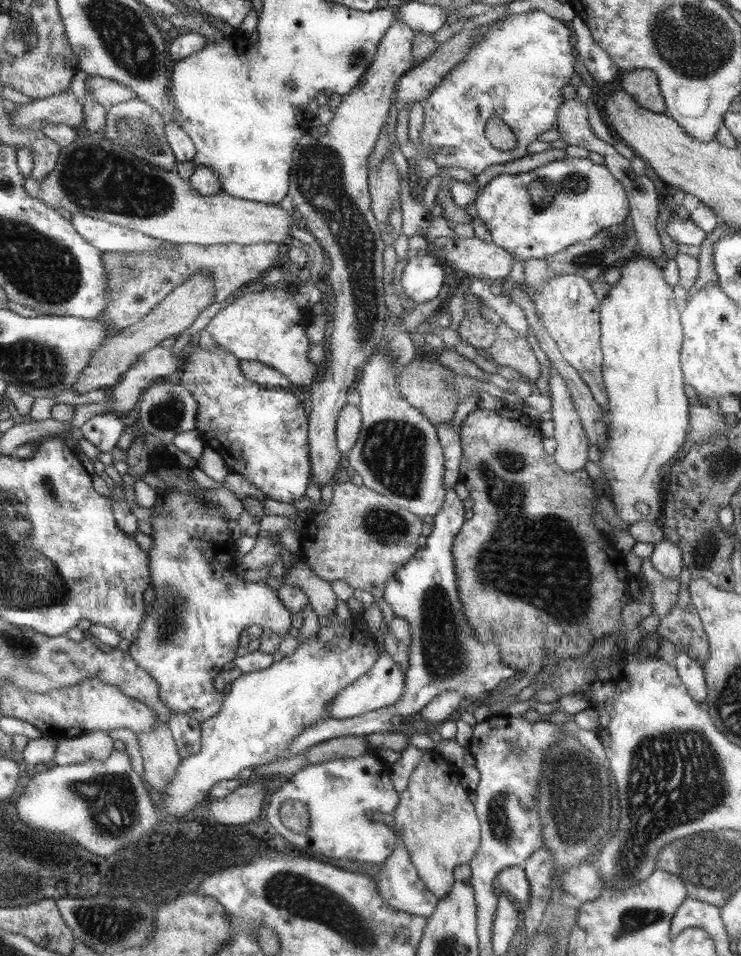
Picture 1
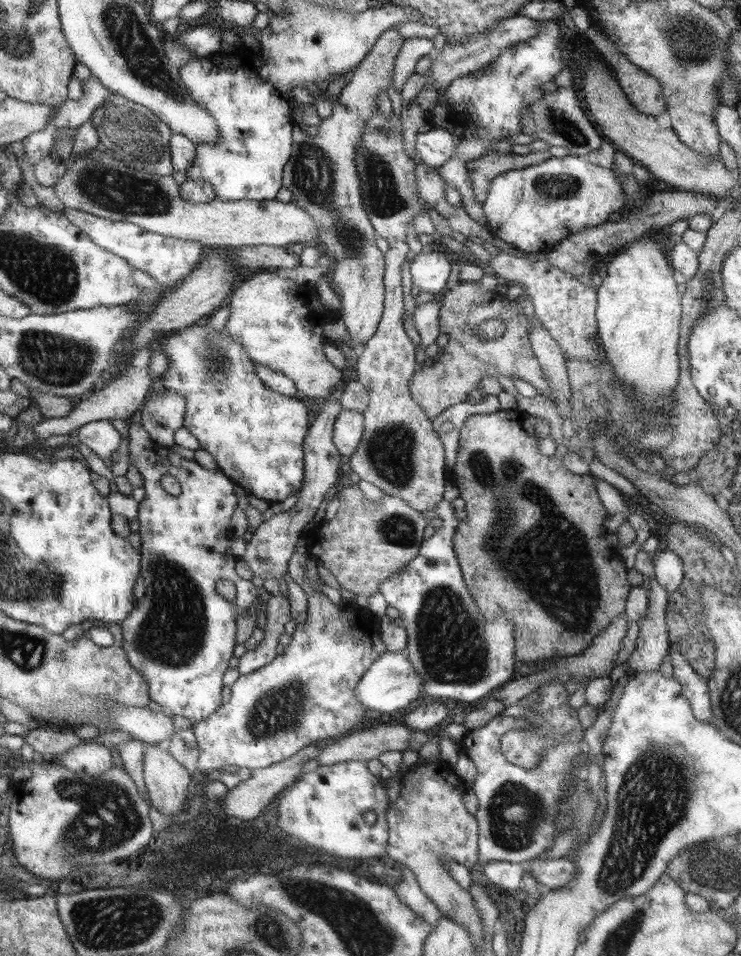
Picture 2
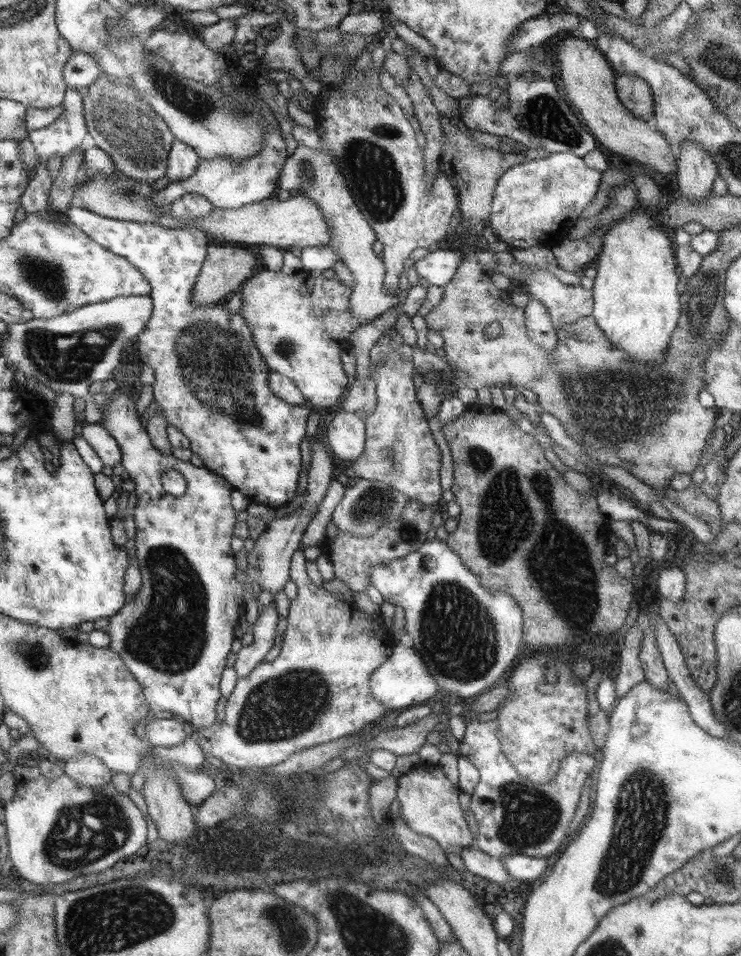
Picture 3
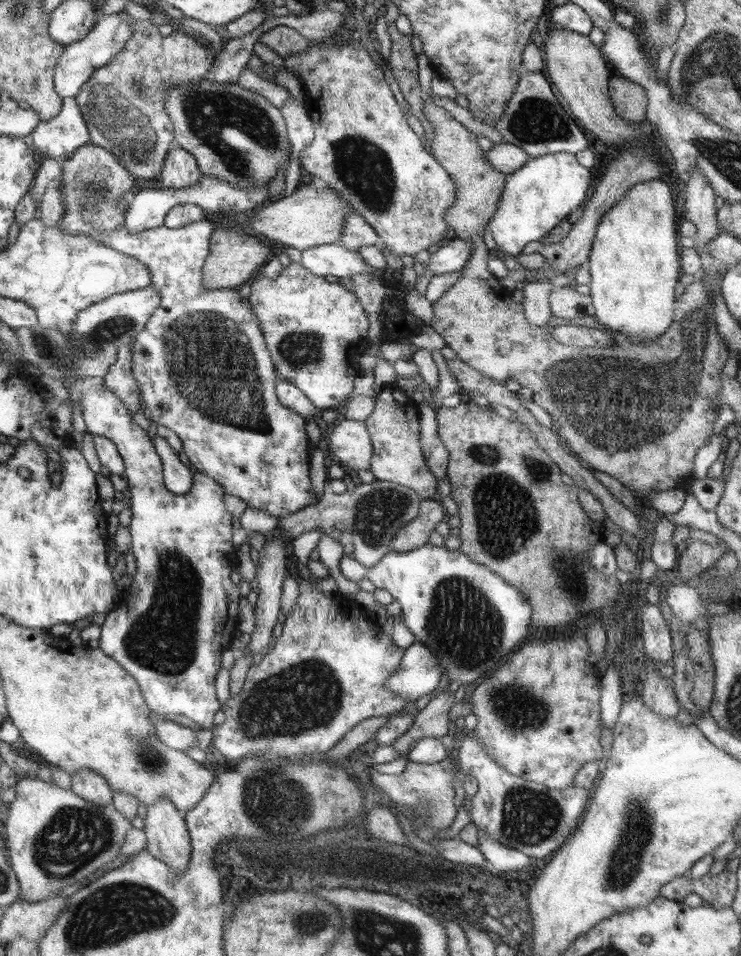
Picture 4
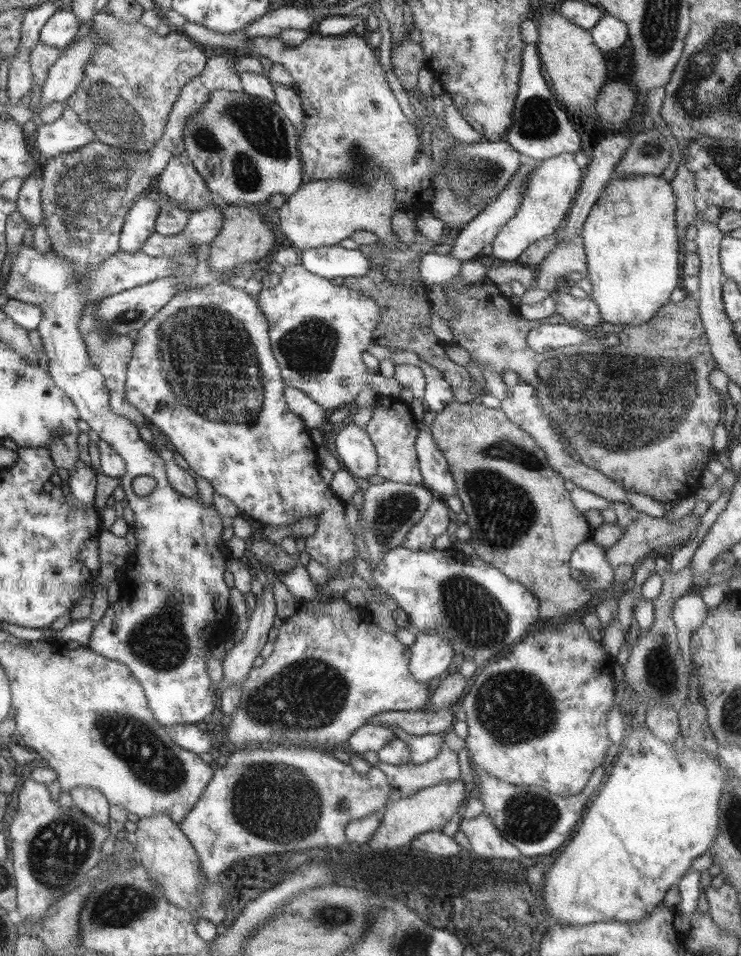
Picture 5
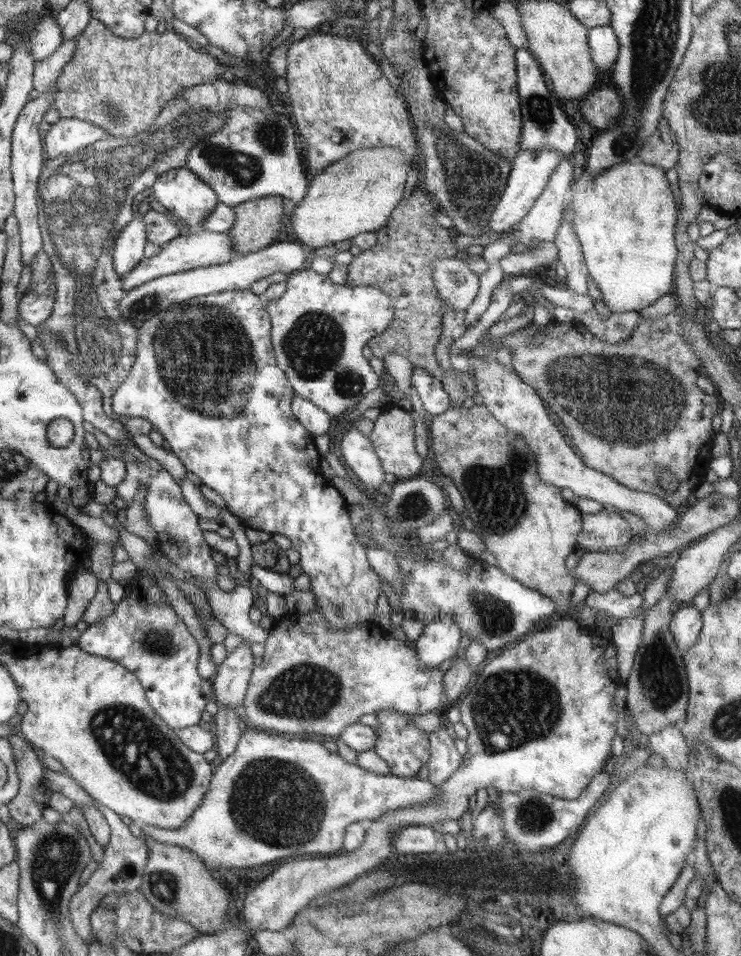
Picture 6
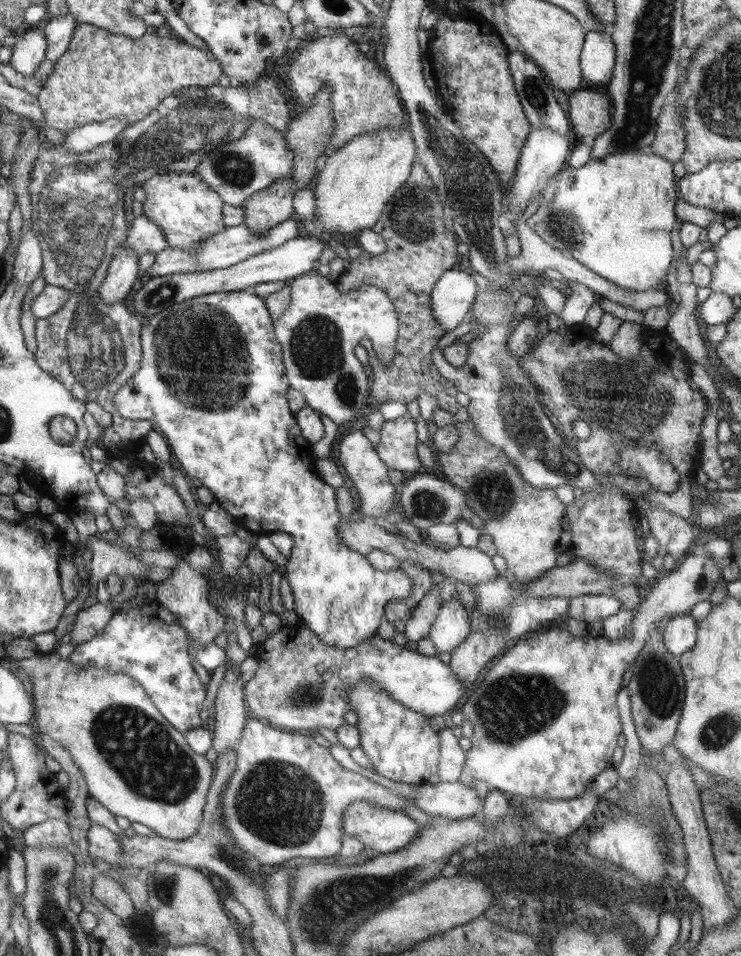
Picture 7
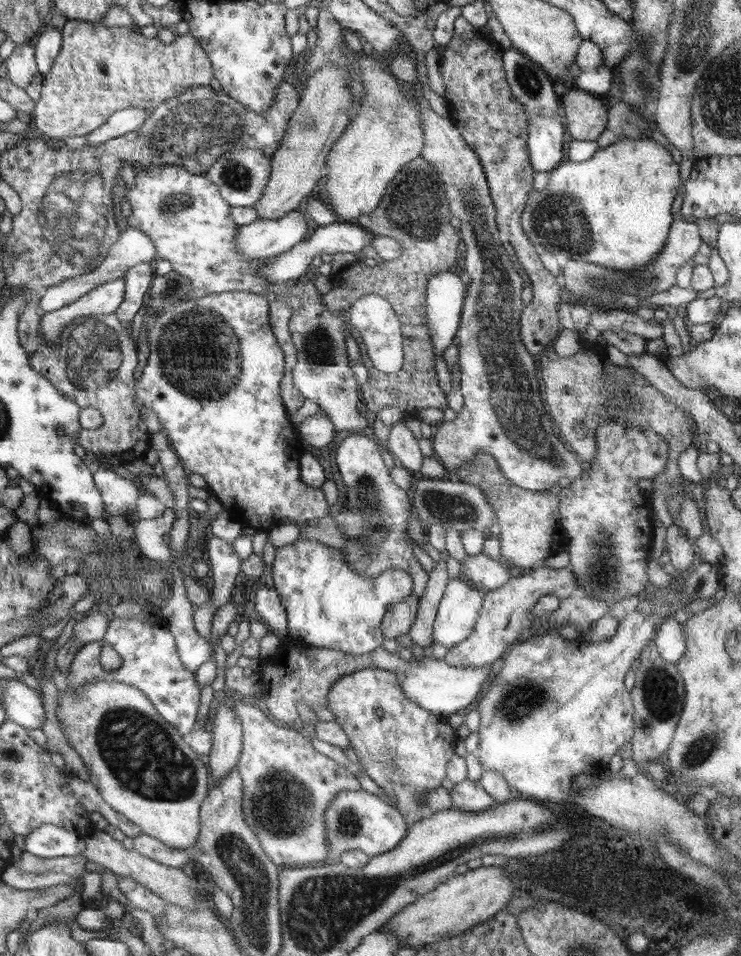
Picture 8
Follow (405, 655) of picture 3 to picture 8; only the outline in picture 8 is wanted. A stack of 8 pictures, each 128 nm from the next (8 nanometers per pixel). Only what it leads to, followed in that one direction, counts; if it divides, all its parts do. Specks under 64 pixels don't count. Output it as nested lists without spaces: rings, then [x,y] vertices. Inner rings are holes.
[[[461,575],[448,580],[433,625],[433,643],[452,648],[474,631],[484,603],[482,590]]]

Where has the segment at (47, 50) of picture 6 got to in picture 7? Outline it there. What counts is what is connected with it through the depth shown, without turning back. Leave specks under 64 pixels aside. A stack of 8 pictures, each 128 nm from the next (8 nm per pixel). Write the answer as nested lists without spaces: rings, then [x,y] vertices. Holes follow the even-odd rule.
[[[40,25],[25,33],[21,31],[14,33],[16,45],[13,46],[10,64],[24,77],[32,78],[37,66],[46,60],[49,42],[43,30],[43,26]]]

